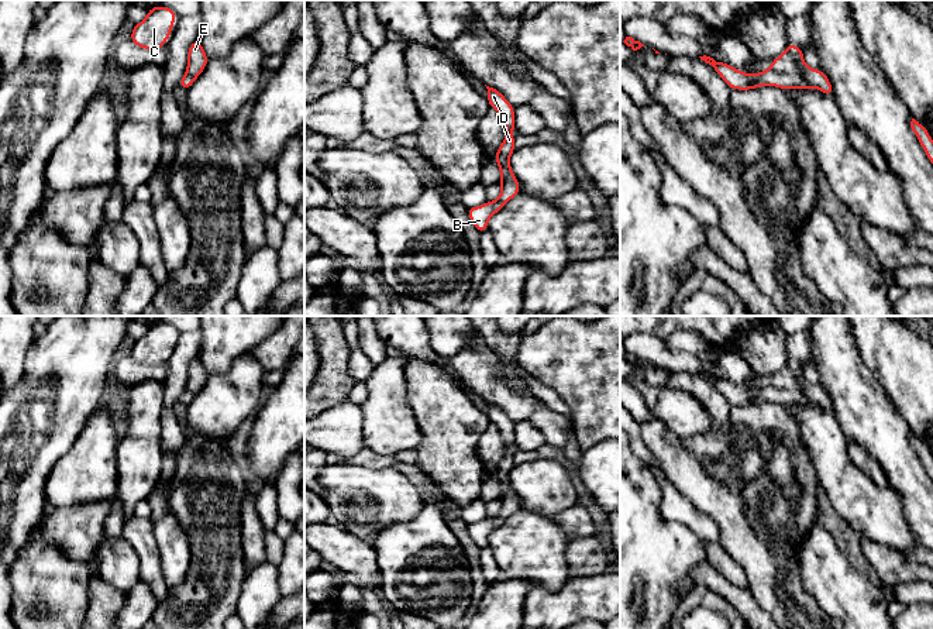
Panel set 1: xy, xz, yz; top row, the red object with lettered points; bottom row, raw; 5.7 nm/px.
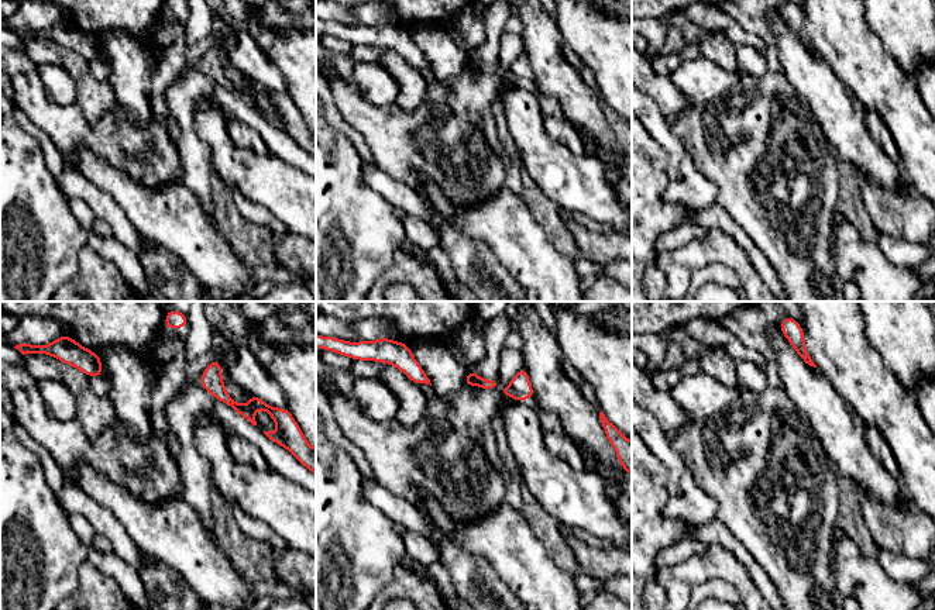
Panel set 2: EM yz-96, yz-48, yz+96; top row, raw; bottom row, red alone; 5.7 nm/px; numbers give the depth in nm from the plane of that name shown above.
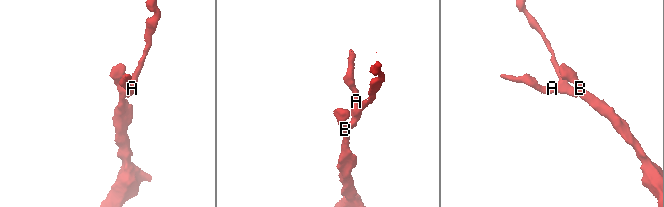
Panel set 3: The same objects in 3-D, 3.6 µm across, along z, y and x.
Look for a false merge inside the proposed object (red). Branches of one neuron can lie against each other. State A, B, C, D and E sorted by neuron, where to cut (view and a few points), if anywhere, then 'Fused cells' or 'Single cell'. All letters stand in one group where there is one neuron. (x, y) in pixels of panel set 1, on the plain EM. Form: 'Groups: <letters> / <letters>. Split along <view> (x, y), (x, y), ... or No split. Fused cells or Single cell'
Groups: A D / B C E. Split along yz (770, 384), (778, 388), (798, 389), (813, 402). Fused cells

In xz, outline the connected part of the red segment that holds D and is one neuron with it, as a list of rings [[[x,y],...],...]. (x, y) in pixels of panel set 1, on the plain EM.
[[[486,402],[488,405],[488,419],[495,425],[505,440],[506,451],[496,470],[493,471],[495,477],[499,481],[500,496],[505,494],[505,487],[509,481],[509,474],[514,468],[514,453],[512,447],[516,444],[514,436],[514,423],[506,416],[506,413],[496,405]]]

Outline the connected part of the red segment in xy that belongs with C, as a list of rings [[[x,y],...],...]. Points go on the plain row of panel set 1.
[[[171,323],[148,324],[148,331],[132,343],[131,358],[148,367],[156,367],[169,355],[176,329]]]

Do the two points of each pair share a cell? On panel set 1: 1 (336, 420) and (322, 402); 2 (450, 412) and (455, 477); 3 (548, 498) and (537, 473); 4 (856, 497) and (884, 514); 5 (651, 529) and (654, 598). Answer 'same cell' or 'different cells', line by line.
1: different cells
2: same cell
3: same cell
4: same cell
5: same cell

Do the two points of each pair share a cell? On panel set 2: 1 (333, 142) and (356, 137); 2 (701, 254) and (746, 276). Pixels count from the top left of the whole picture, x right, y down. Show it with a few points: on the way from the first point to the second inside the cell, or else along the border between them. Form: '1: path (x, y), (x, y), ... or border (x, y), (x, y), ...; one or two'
1: border (330, 124), (351, 142), (363, 161); two
2: path (714, 254), (728, 254), (738, 264); one

